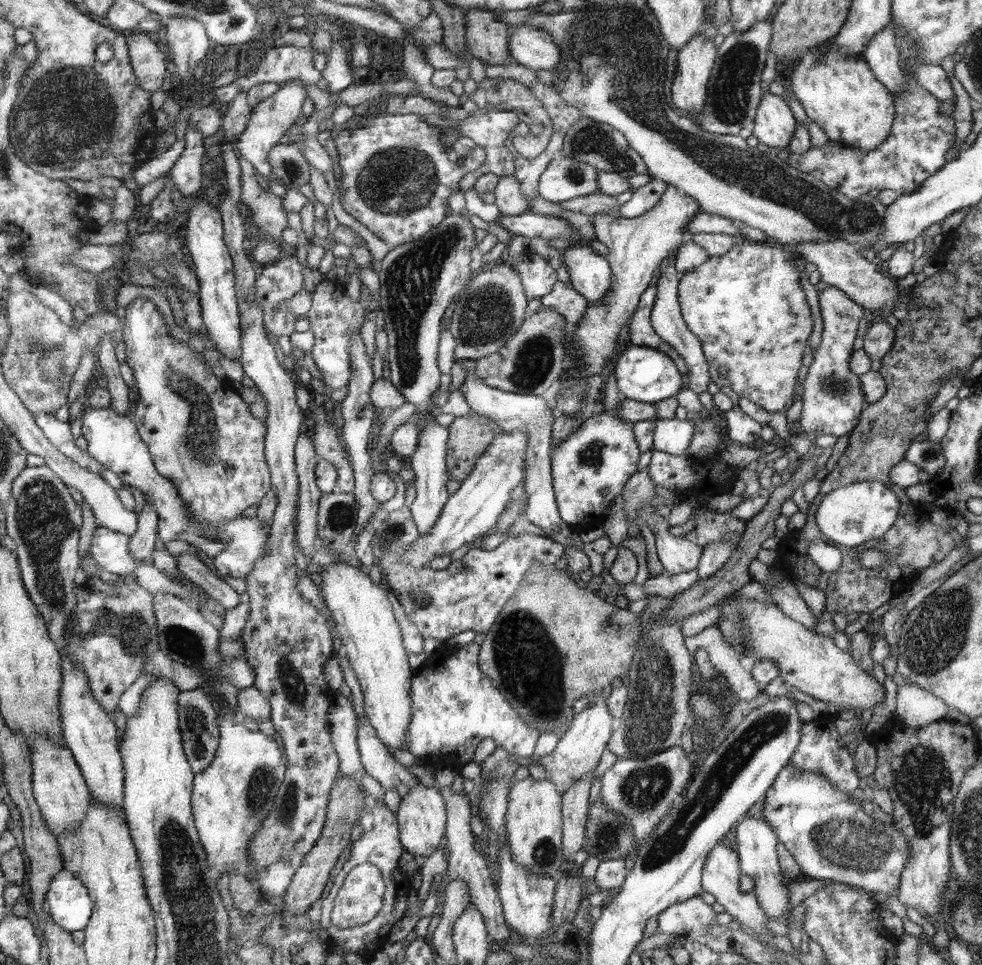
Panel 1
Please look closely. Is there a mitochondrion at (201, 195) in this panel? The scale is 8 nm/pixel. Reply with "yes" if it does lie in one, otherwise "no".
no

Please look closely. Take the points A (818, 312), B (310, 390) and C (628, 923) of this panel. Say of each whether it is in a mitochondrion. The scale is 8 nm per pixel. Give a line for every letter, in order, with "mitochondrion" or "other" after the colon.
A: other
B: other
C: other

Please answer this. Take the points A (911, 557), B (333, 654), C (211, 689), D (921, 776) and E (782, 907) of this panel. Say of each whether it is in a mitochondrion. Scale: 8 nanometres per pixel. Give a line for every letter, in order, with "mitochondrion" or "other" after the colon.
A: other
B: other
C: mitochondrion
D: mitochondrion
E: other

